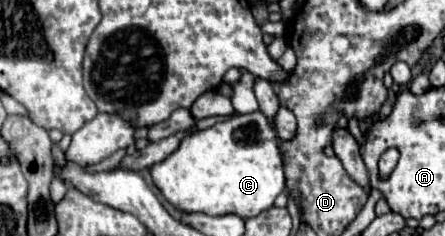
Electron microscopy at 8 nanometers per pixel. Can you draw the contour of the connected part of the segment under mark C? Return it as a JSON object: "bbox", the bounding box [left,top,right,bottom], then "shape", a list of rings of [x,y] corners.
{"bbox":[151,111,285,219],"shape":[[[261,111],[235,115],[229,121],[215,123],[213,127],[197,131],[189,139],[183,139],[175,153],[171,153],[167,159],[151,167],[151,179],[153,179],[153,185],[161,191],[161,195],[179,211],[207,213],[207,215],[235,213],[243,219],[257,217],[261,211],[271,209],[275,197],[285,191],[279,139],[275,135],[275,129],[261,115]]]}

